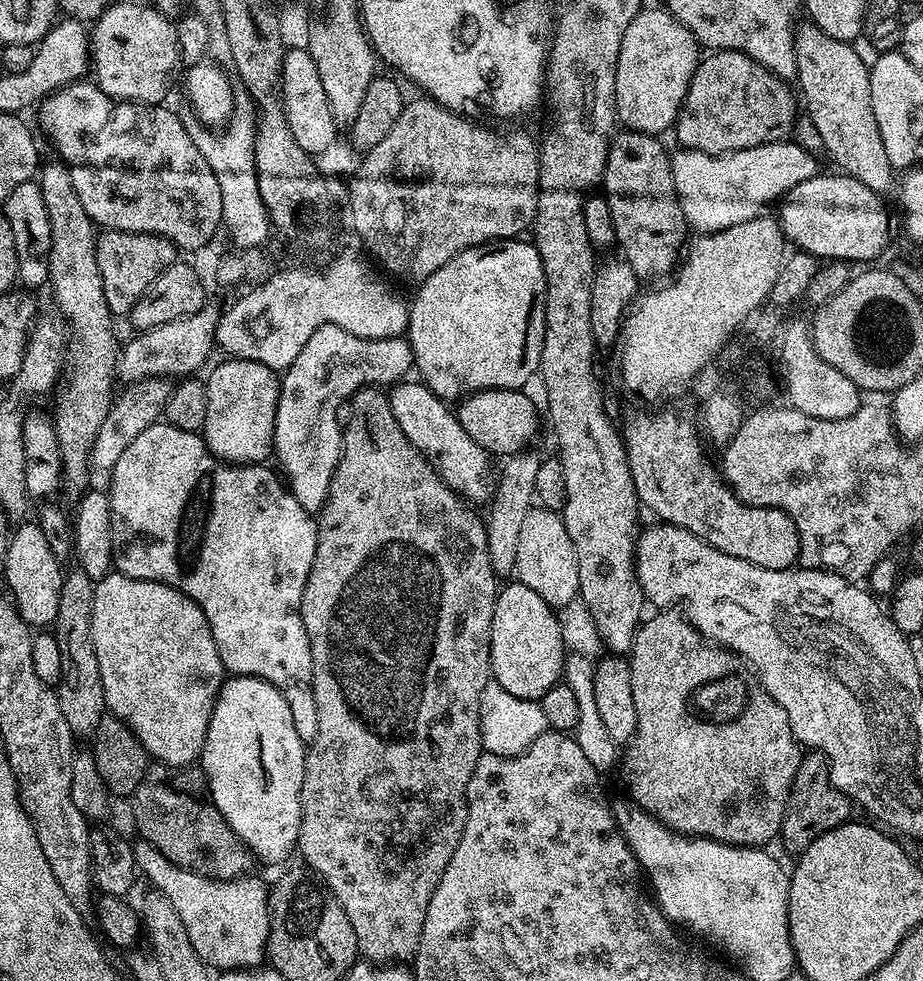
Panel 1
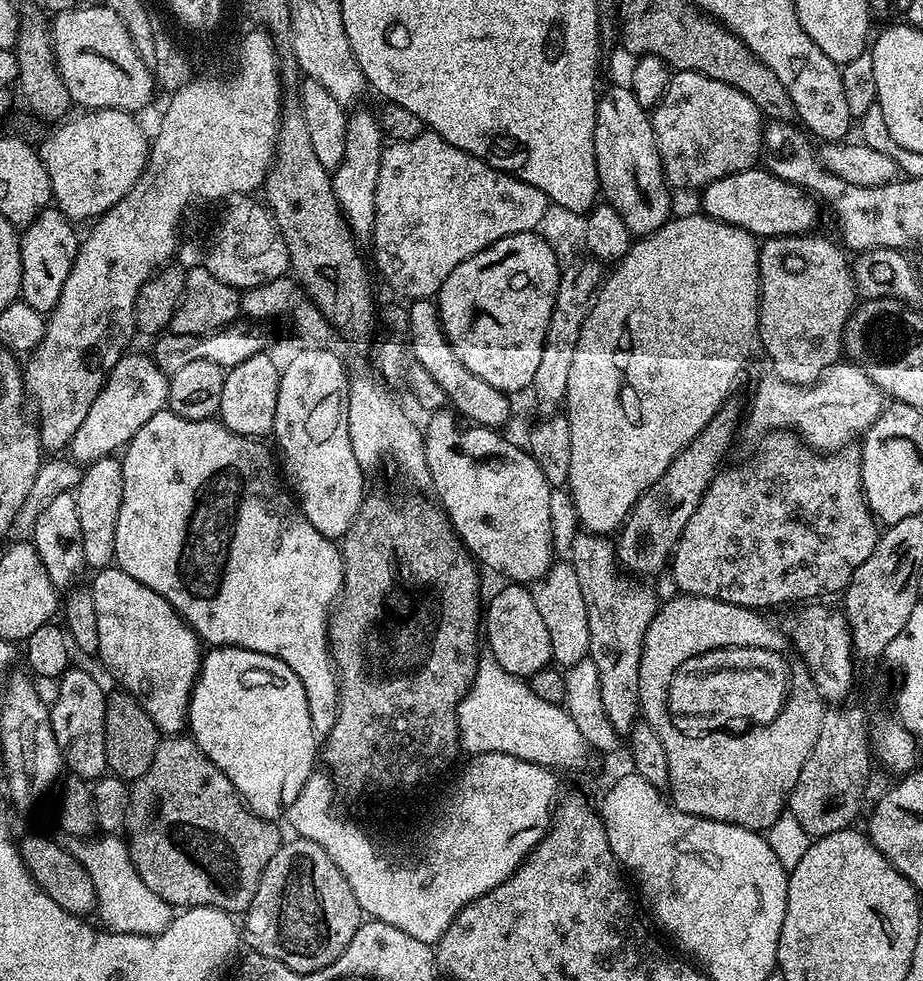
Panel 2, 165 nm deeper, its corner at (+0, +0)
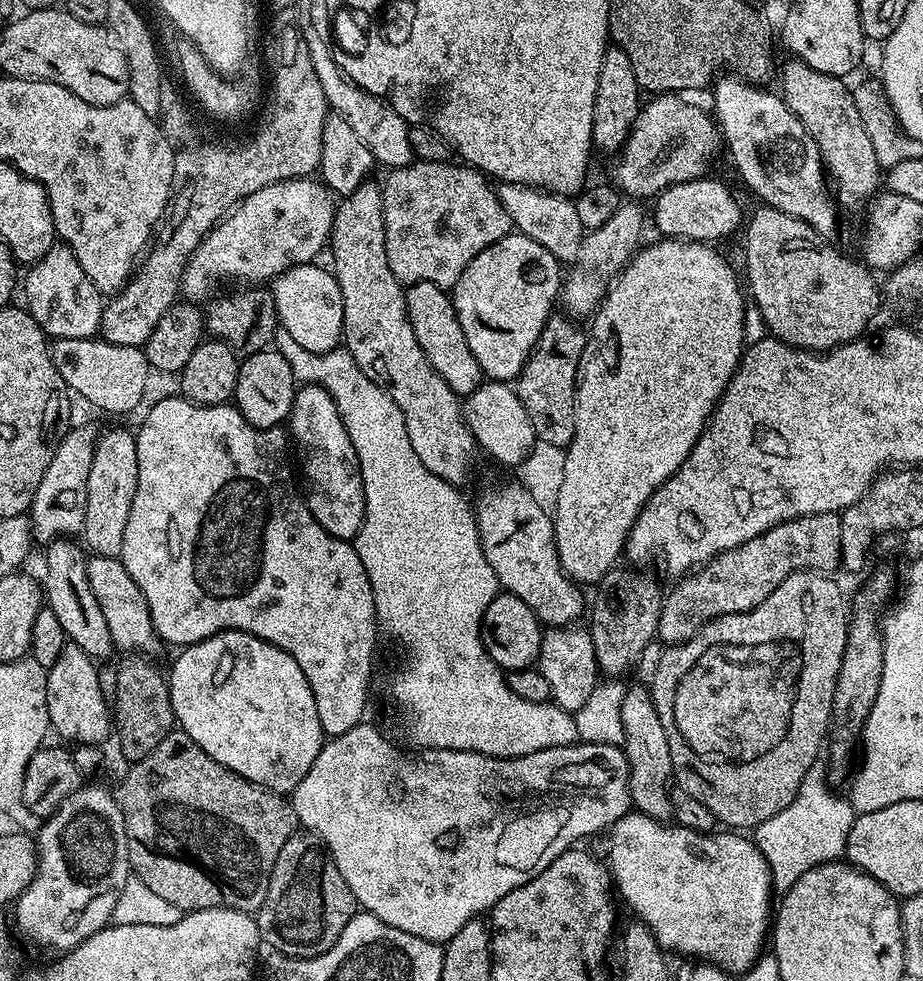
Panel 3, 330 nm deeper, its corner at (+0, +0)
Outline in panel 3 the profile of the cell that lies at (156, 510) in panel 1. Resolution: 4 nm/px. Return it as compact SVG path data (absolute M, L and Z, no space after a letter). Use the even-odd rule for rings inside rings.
M176 396L158 401L145 414L144 421L140 424L140 432L135 433L138 486L134 490L134 502L130 502L130 518L126 518L126 538L122 538L122 550L118 557L130 578L134 578L138 590L142 590L146 598L157 637L168 644L187 646L231 630L248 632L259 640L265 640L266 643L290 654L290 658L298 662L302 674L306 674L306 682L314 694L314 706L318 706L318 722L322 722L325 737L346 734L346 730L365 719L368 683L372 680L372 655L376 652L376 628L378 632L370 578L358 558L355 547L349 541L331 536L323 529L312 516L305 497L296 493L296 484L292 481L291 470L288 469L287 448L288 444L290 446L290 440L283 427L255 428L235 406L193 404L191 400Z

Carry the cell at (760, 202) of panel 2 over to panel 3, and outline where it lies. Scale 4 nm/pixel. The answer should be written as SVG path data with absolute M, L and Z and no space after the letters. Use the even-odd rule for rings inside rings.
M701 178L675 184L665 188L655 197L656 228L664 238L677 240L699 240L701 242L720 242L723 236L728 236L736 227L741 227L740 200L720 180Z

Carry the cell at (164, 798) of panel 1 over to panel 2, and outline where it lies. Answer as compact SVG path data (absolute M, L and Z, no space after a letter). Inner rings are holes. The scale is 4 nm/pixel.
M168 734L161 739L158 750L154 750L154 762L150 762L150 770L146 770L146 774L142 774L142 778L131 781L128 794L128 813L124 819L124 832L126 833L130 858L133 860L138 874L141 875L142 881L149 886L150 890L158 894L159 898L164 899L176 910L221 908L229 914L243 914L248 911L250 902L254 902L254 890L258 890L262 870L266 870L270 858L274 858L274 854L282 843L282 837L280 837L280 832L276 827L277 825L273 821L264 820L248 809L244 799L240 797L238 790L230 782L230 778L226 778L226 774L222 774L222 770L218 770L218 766L214 766L214 762L210 762L210 758L206 758L206 754L188 734Z

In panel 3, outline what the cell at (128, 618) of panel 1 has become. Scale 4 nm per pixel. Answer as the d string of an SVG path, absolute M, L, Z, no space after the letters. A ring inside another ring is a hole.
M89 555L88 581L90 590L94 590L94 598L98 598L98 606L102 606L102 614L106 617L106 626L110 626L110 638L117 649L128 648L129 653L140 654L152 643L157 643L156 628L152 625L150 610L142 590L130 578L123 564L114 556Z

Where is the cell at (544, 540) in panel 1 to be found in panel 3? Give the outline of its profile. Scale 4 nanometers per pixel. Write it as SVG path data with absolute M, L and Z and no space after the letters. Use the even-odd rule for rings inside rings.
M580 627L548 628L541 635L540 655L538 657L538 671L544 675L546 682L550 682L551 703L563 712L573 714L585 705L591 691L598 683L592 634L587 627Z

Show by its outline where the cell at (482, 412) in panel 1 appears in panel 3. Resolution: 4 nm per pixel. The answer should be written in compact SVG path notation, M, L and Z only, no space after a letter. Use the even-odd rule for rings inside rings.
M418 282L407 285L404 301L410 326L414 326L414 338L418 338L418 346L422 346L422 354L426 354L438 378L442 378L442 382L460 398L478 390L486 377L478 366L478 358L474 358L474 350L470 350L470 342L466 342L466 334L462 334L462 322L458 322L451 295L434 286L434 282Z

